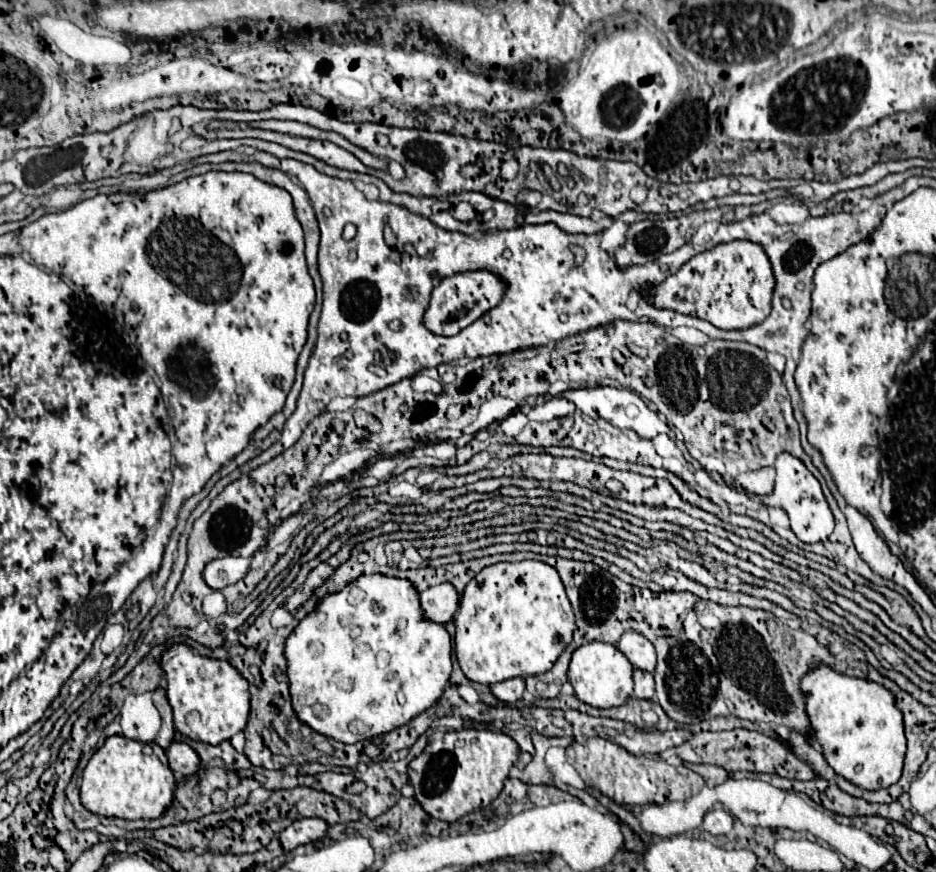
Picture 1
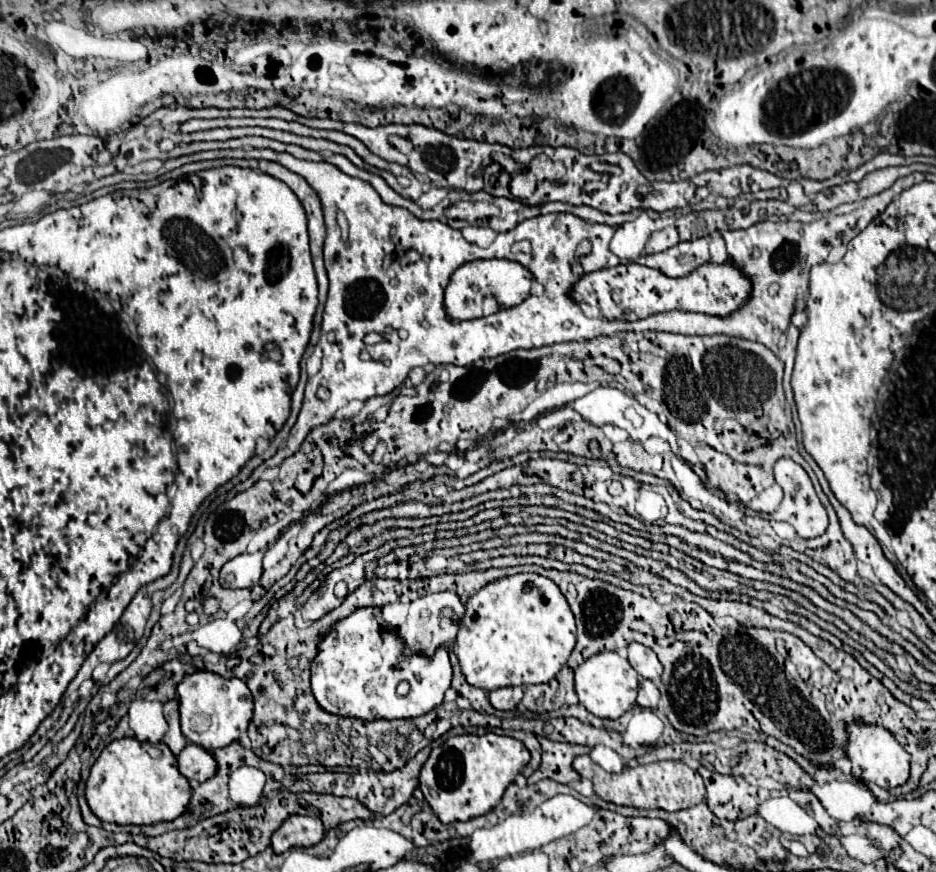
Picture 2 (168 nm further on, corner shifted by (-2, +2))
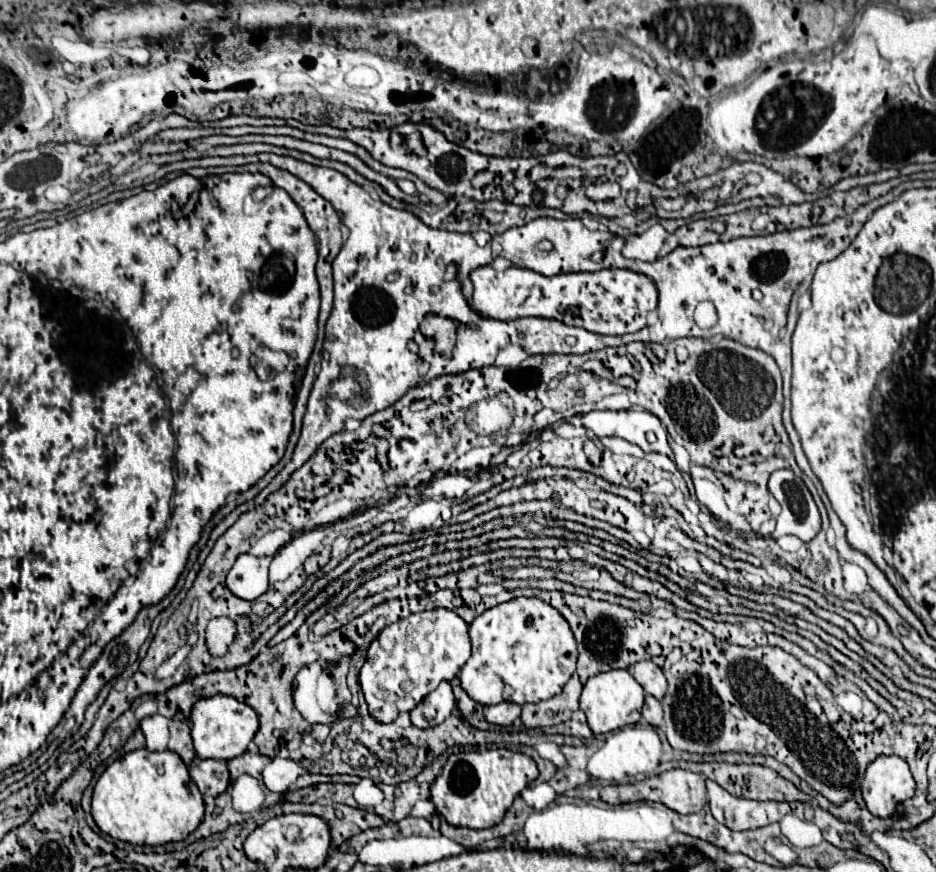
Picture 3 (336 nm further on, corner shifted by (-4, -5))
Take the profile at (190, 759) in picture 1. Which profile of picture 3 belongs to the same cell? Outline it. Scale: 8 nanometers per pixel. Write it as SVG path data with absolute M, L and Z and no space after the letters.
M195 757L189 765L189 773L203 795L217 797L229 787L229 771L225 761Z

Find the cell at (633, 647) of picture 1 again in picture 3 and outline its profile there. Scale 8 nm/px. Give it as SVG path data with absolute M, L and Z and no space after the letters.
M639 661L635 665L635 669L633 669L633 677L645 689L645 693L653 695L655 699L663 699L665 697L667 679L665 679L663 671L655 663L651 663L651 661Z

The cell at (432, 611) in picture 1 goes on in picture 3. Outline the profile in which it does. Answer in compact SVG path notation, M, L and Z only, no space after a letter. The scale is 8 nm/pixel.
M443 607L413 613L385 627L367 649L367 659L359 671L369 715L379 723L391 723L399 713L409 713L417 703L439 687L441 681L453 681L471 655L467 623Z

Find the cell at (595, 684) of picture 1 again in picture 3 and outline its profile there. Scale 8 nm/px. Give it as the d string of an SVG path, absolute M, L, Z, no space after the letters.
M611 669L603 675L591 677L581 693L581 709L587 715L587 723L593 733L609 733L641 719L643 687L631 677L627 669Z

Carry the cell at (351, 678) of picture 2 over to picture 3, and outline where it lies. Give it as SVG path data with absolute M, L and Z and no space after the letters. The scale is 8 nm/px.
M441 683L437 691L433 691L431 695L427 695L427 699L423 699L421 705L415 707L415 711L411 711L411 721L415 727L429 729L443 723L455 709L455 697L453 697L451 685Z

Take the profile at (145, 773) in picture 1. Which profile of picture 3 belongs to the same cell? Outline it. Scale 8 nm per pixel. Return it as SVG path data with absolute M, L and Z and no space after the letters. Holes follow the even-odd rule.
M137 749L113 761L99 777L93 789L91 813L97 827L113 839L155 847L187 839L201 825L205 803L189 777L187 765L175 751L155 755L147 749ZM159 763L165 767L163 775L157 771Z

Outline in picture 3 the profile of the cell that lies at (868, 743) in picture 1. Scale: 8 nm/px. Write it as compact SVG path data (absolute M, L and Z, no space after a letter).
M895 755L875 759L863 779L863 799L867 809L881 819L897 815L899 805L915 793L915 781L907 763Z

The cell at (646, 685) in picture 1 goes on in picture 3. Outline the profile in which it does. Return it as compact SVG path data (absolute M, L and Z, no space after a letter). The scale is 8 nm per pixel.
M645 695L645 705L643 705L643 717L649 725L655 725L655 727L661 727L663 723L663 709L661 709L661 703L651 697L651 695Z

